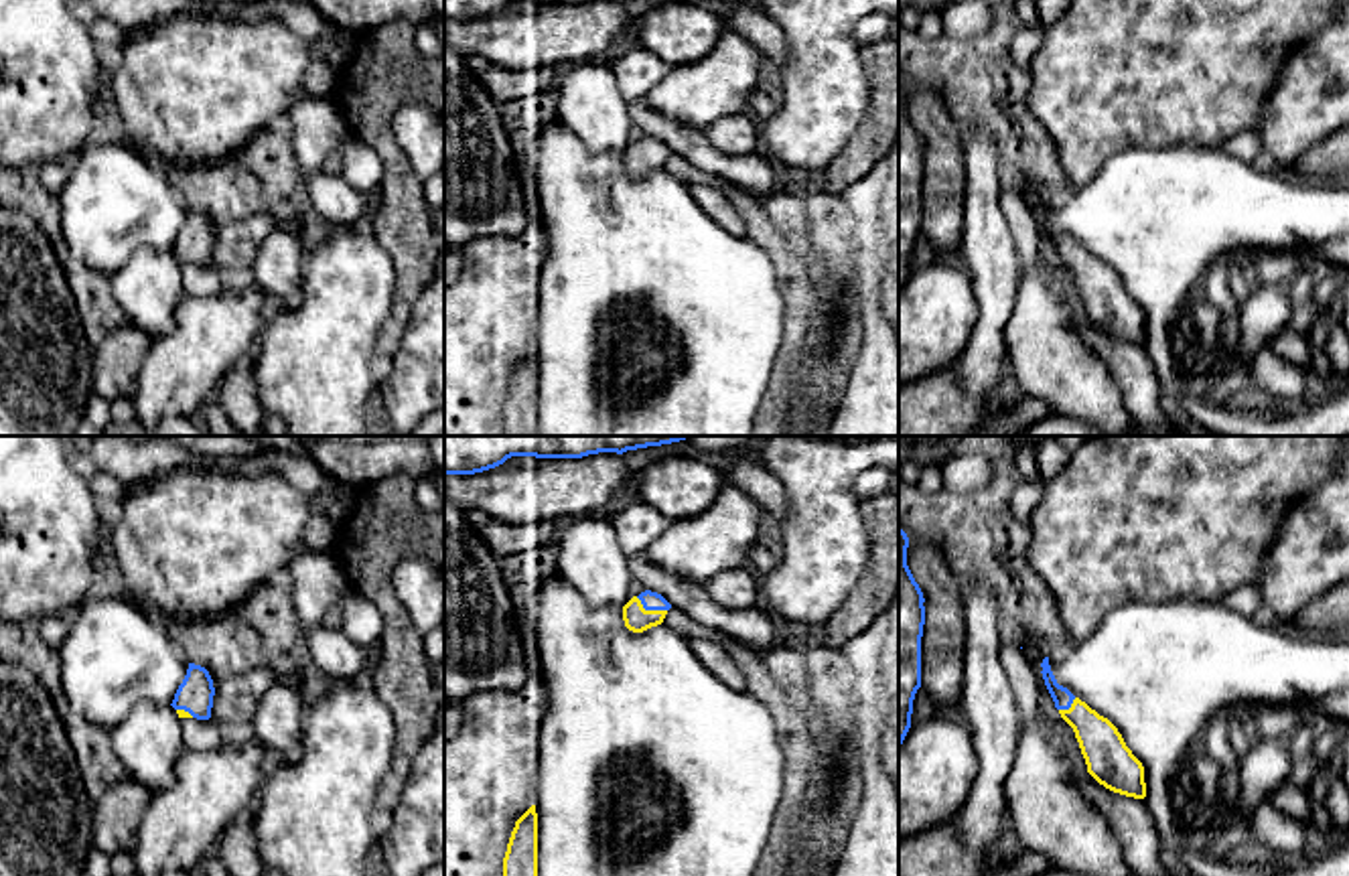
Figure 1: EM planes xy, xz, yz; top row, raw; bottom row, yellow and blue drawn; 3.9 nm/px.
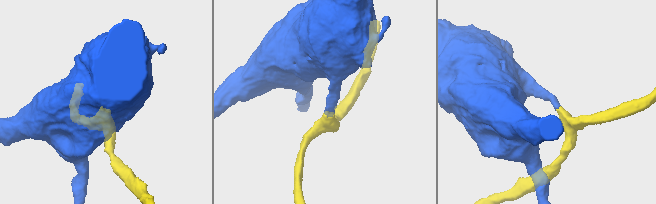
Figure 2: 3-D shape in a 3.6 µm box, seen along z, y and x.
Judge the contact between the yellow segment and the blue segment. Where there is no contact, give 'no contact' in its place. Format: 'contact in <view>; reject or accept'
contact in xz; accept

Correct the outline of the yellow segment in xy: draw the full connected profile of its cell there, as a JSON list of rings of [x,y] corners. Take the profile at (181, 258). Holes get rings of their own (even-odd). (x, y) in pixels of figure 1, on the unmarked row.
[[[189,209],[187,221],[170,251],[176,256],[179,264],[209,266],[213,241],[215,233],[209,217],[201,211]]]

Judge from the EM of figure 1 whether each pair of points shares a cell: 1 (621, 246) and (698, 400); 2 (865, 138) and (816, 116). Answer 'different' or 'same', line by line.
1: same
2: different

